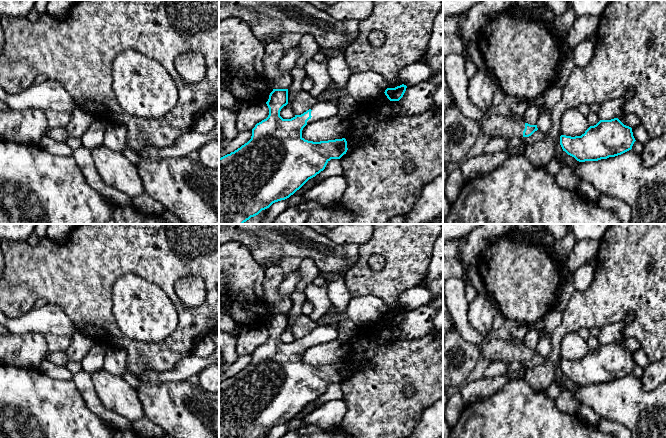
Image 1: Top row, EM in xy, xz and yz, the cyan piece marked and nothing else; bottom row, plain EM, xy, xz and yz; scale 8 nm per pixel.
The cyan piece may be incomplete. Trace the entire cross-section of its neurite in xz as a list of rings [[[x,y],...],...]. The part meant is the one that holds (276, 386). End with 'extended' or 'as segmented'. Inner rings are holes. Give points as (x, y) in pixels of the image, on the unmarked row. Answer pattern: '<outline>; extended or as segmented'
[[[273,313],[273,315],[269,319],[269,323],[266,326],[266,328],[269,332],[269,339],[266,343],[257,347],[255,351],[252,353],[251,363],[247,367],[242,369],[240,372],[235,374],[234,376],[231,376],[230,378],[227,378],[219,382],[219,438],[259,438],[262,434],[269,432],[273,427],[289,422],[297,414],[299,414],[309,403],[315,401],[317,398],[323,395],[327,387],[331,383],[340,383],[344,378],[346,378],[348,374],[347,365],[345,362],[313,366],[313,365],[305,364],[302,361],[302,354],[307,348],[310,348],[320,343],[326,343],[338,339],[338,330],[336,326],[333,325],[317,326],[311,333],[307,334],[301,339],[295,339],[291,343],[283,343],[280,340],[281,333],[288,328],[288,313]]]; extended

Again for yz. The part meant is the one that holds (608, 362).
[[[618,342],[600,344],[581,360],[560,360],[560,369],[579,386],[598,385],[621,379],[632,373],[635,366],[632,352]]]; as segmented

